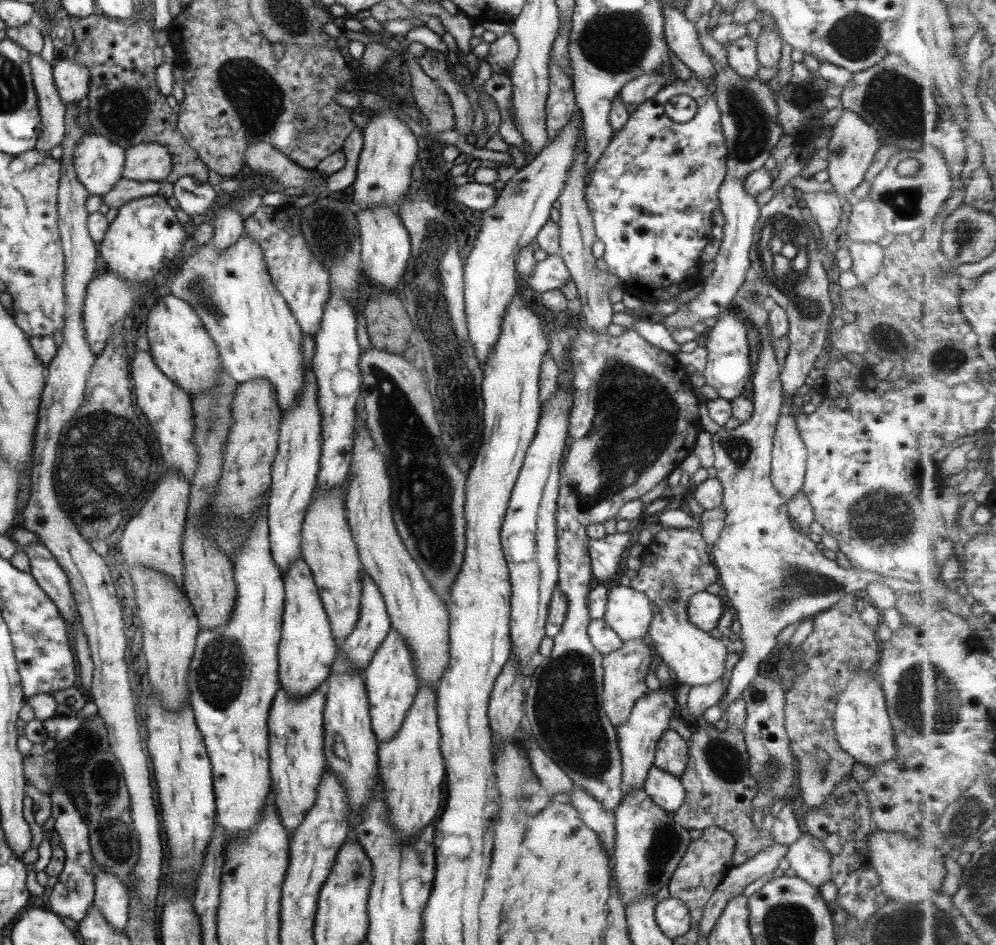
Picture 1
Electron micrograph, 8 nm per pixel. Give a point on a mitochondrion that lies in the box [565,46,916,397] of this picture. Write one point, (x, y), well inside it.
(786, 281)

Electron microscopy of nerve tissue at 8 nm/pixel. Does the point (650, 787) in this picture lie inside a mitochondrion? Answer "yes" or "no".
no

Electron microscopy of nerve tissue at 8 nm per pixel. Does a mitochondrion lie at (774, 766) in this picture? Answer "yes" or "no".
yes

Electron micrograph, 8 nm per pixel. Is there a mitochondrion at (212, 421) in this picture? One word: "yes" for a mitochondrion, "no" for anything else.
yes

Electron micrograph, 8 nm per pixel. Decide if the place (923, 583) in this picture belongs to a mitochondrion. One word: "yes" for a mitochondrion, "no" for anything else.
no

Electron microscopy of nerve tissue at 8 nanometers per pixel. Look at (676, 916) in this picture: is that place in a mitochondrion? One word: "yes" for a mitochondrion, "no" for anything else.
no

